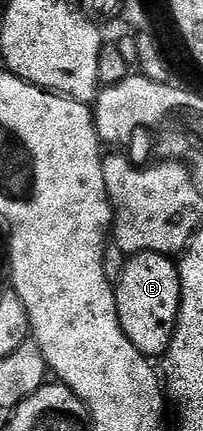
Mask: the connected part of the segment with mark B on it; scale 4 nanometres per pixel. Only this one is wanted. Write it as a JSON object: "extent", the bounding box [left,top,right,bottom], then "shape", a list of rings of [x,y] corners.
{"extent":[114,253,180,358],"shape":[[[156,253],[129,256],[114,288],[122,331],[145,357],[159,358],[172,341],[180,310],[180,270],[177,262],[171,256]]]}

